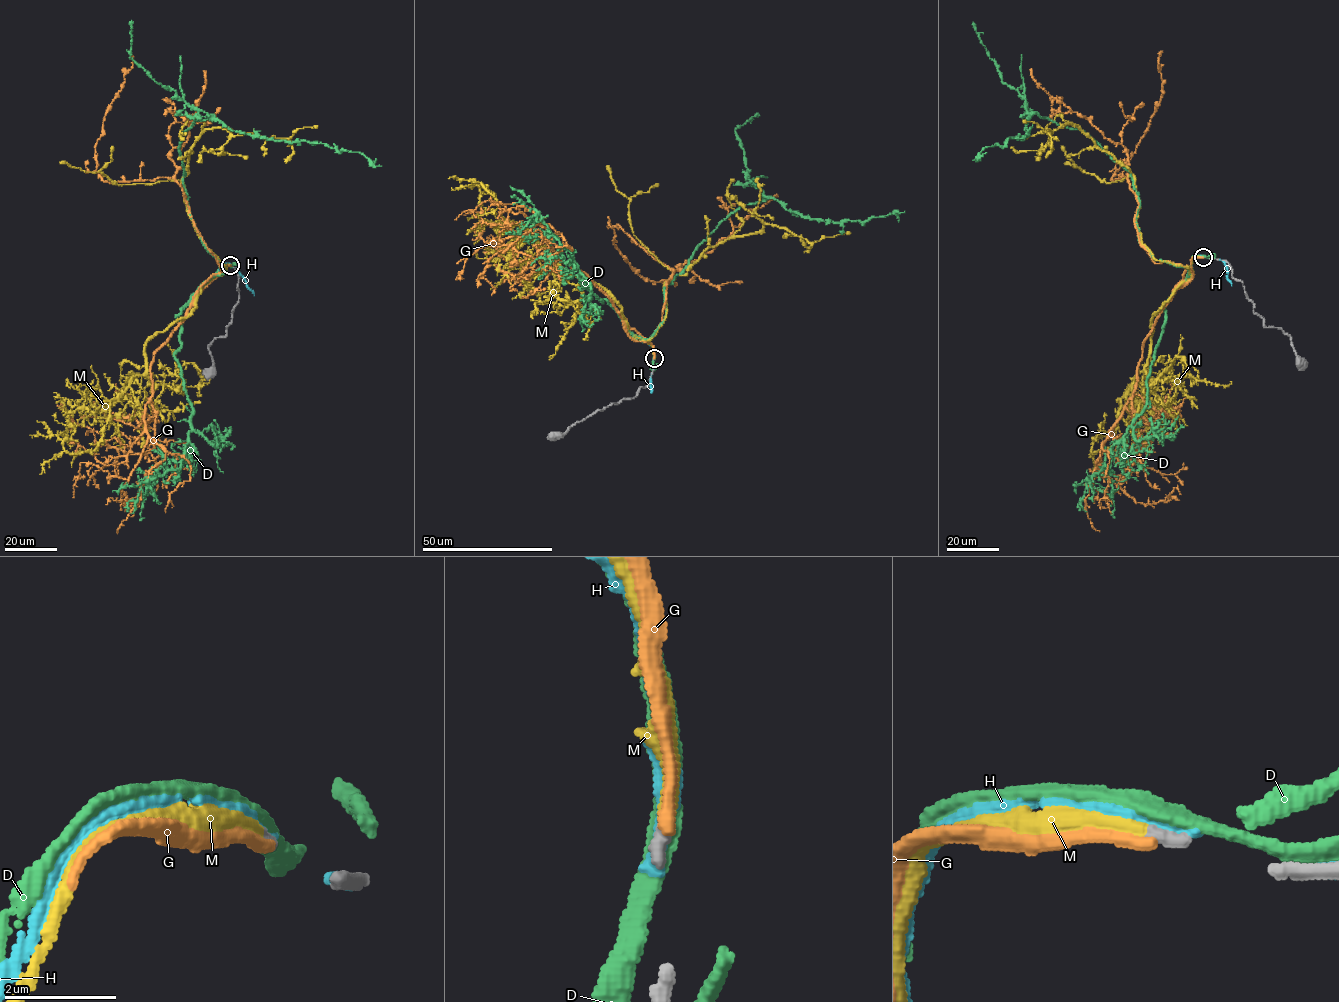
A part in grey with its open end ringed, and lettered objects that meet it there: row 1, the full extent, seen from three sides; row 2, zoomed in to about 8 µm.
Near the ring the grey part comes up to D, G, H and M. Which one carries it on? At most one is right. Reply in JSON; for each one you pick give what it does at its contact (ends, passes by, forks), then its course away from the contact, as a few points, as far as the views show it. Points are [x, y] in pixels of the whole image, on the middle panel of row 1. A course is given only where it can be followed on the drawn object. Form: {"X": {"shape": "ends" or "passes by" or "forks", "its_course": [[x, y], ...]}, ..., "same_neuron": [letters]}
{"M": {"shape": "ends", "its_course": [[654, 358], [628, 333], [652, 337], [664, 283], [710, 247], [764, 225], [808, 242], [850, 232]]}, "same_neuron": ["M"]}

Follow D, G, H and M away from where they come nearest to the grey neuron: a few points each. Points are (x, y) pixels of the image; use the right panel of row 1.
D: (1204, 257), (1188, 270), (1154, 259), (1130, 173), (1081, 130), (1035, 113), (1026, 136), (973, 160)
G: (1203, 257), (1177, 288), (1187, 266), (1155, 263), (1128, 173), (1111, 178), (1157, 107), (1161, 50)
H: (1204, 257), (1223, 262), (1232, 286)
M: (1203, 257), (1189, 278), (1156, 260), (1127, 167), (1075, 125), (1046, 133), (1023, 121)

